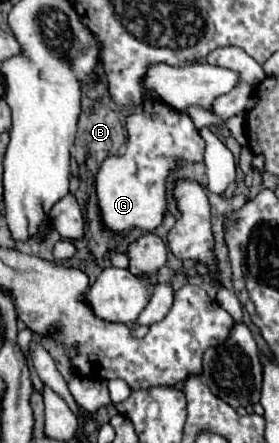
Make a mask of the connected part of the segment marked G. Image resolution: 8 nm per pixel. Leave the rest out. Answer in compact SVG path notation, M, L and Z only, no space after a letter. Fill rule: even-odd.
M145 99L143 111L127 115L127 133L125 153L109 155L95 177L99 207L105 225L113 231L127 231L131 227L153 231L167 213L165 183L169 173L181 163L203 161L205 141L187 113L177 111L159 99Z

